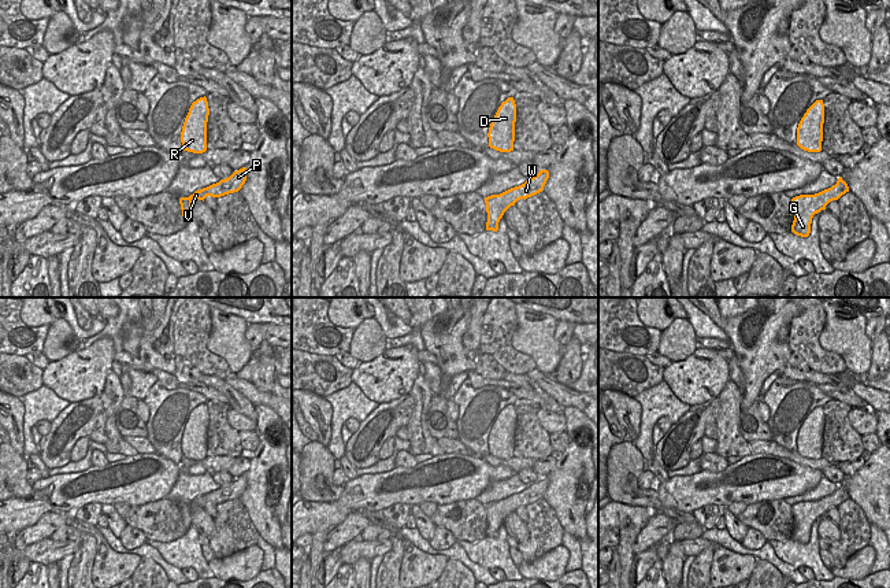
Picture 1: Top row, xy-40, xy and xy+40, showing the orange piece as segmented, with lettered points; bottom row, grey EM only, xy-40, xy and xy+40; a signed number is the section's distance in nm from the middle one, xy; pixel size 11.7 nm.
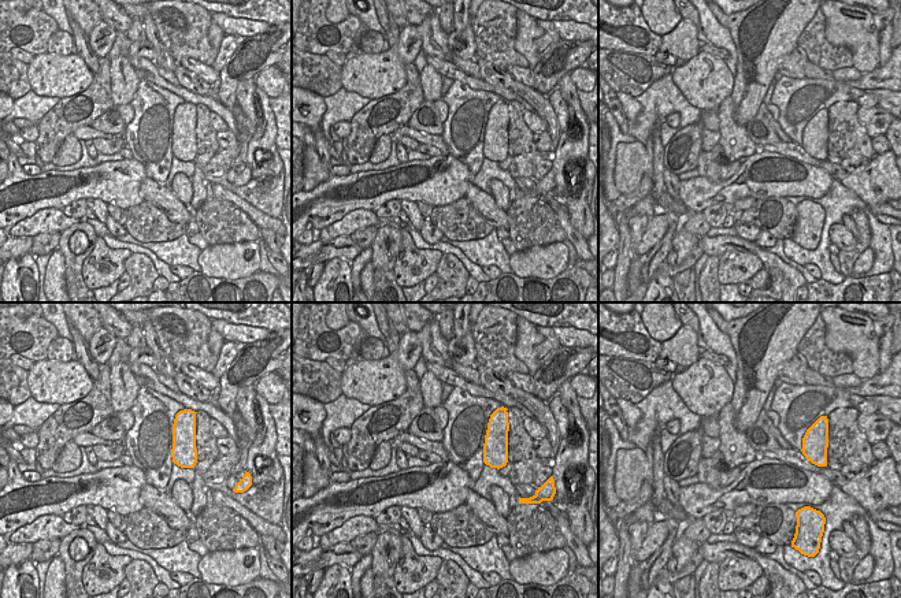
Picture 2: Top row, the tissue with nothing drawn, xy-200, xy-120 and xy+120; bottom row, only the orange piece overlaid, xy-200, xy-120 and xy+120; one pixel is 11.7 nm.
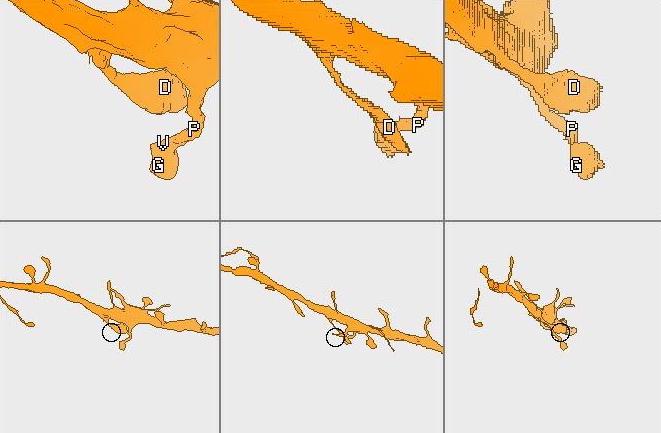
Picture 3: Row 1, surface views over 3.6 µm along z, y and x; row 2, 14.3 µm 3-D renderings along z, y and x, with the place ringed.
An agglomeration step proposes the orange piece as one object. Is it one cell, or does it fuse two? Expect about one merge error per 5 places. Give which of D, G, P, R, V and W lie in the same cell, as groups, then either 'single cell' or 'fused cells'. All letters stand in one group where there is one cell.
D G P R V W; single cell

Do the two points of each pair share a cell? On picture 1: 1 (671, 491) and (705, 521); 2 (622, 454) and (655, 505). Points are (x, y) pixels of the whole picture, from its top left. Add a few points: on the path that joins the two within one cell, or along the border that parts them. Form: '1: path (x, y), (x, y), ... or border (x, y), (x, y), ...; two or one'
1: border (720, 506), (704, 505), (692, 513); two
2: path (625, 468), (625, 480), (641, 496); one

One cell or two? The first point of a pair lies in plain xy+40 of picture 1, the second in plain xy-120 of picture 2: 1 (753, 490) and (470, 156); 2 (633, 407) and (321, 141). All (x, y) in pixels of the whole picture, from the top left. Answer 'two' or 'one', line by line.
1: two
2: one

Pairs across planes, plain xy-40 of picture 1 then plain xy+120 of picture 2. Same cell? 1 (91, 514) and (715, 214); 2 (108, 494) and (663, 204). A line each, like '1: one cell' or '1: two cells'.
1: one cell
2: two cells

